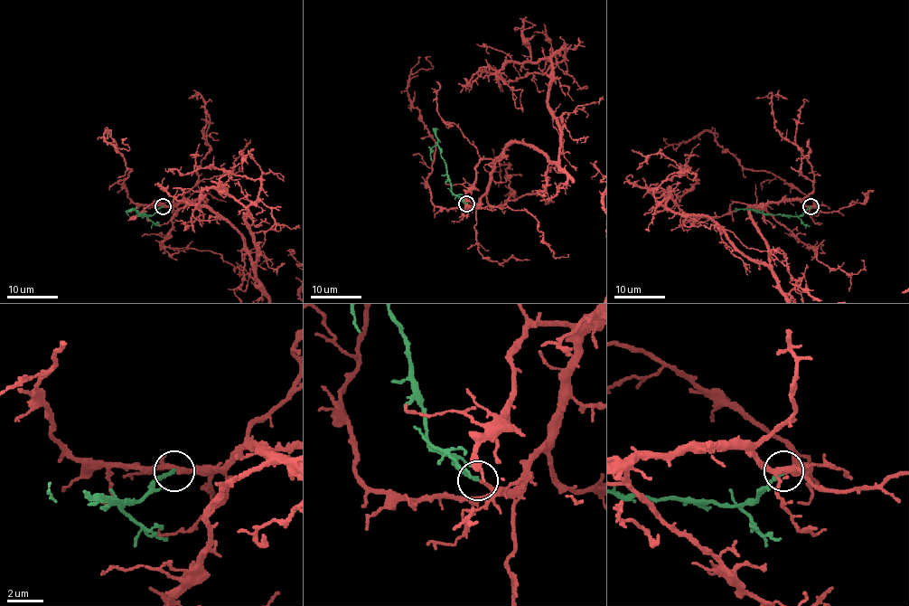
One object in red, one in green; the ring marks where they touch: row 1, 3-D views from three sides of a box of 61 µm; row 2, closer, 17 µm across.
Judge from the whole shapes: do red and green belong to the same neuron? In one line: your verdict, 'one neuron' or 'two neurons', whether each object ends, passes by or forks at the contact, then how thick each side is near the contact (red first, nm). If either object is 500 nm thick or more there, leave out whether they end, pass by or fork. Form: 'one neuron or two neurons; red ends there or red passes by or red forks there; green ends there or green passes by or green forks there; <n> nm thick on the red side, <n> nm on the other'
one neuron; red passes by; green ends there; 170 nm thick on the red side, 200 nm on the other

